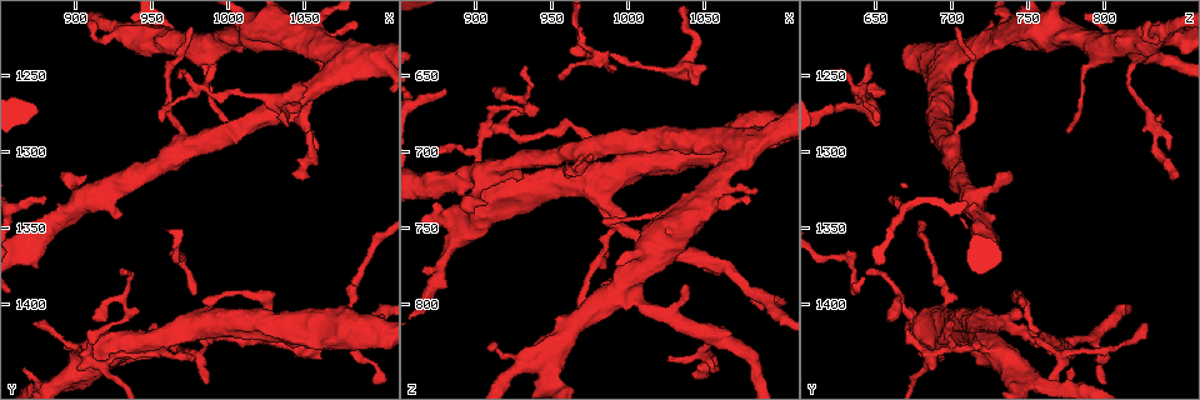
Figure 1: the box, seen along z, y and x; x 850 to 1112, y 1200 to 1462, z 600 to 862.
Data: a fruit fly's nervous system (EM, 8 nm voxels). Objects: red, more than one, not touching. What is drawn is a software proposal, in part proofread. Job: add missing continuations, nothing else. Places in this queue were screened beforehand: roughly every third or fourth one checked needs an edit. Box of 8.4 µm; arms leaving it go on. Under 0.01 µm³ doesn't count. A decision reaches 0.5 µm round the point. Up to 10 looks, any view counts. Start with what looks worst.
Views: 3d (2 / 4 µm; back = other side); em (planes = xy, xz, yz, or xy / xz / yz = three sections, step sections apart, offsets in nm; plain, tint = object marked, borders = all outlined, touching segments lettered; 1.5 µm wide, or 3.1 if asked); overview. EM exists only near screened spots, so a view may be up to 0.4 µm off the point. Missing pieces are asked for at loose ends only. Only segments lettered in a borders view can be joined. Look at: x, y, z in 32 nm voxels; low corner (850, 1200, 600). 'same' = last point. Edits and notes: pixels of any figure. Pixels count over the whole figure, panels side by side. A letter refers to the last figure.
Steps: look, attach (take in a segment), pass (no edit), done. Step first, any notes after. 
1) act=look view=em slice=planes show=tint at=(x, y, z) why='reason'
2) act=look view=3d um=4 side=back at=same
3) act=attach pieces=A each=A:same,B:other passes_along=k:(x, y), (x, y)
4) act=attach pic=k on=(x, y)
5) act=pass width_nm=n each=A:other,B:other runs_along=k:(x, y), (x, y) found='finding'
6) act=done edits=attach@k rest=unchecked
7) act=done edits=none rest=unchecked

act=look view=3d um=4 at=(976, 1218, 702) why='an open end'

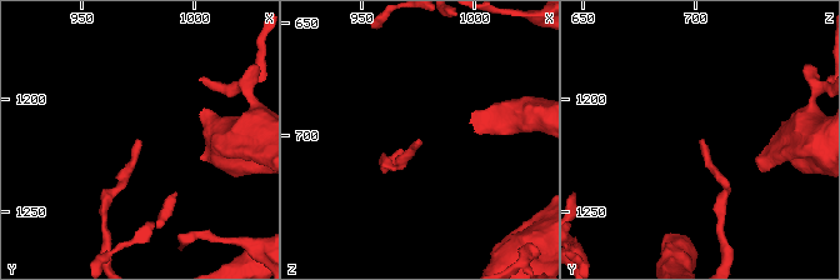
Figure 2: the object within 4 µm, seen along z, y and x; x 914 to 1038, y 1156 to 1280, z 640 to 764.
act=look view=em slice=planes show=borders at=(976, 1220, 704)

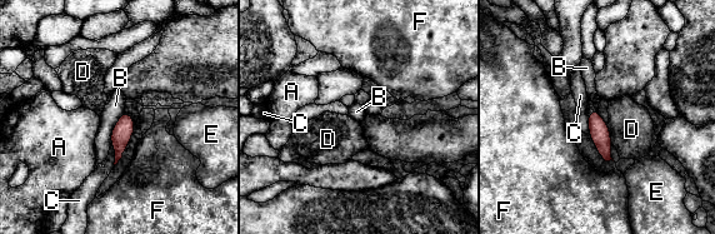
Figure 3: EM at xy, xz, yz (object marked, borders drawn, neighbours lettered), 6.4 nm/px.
act=pass each=A:other,B:other,C:other,D:other,E:other,F:other border=3:(124, 110), (113, 129), (110, 144) found='none of them fits'

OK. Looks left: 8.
act=look view=3d um=2 at=(932, 1378, 644) why='tapers out'

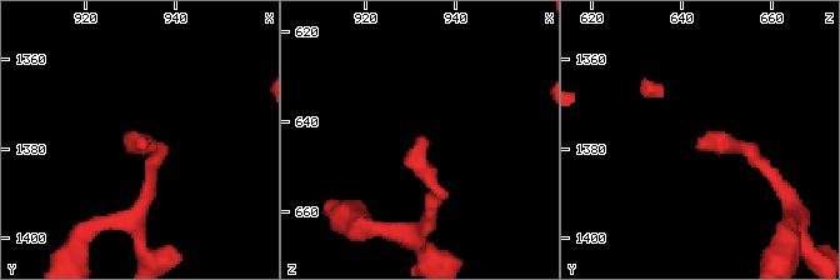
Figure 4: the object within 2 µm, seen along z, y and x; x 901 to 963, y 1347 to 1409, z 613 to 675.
act=look view=em slice=planes show=borders at=(933, 1377, 645) why='now the EM'

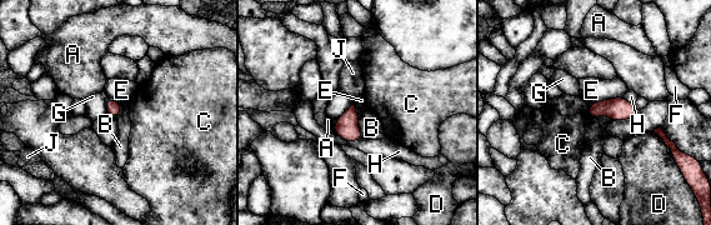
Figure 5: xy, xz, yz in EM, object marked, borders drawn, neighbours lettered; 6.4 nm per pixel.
act=pass width_nm=100 each=A:other,B:other,C:other,D:other,E:other,F:other,G:other,H:other,J:other border=5:(622, 95), (597, 100), (589, 105) found='no lettered segment goes on from it'

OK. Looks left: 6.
act=look view=em slice=yz step=4 show=borders at=(952, 1410, 826) why='tapers out'

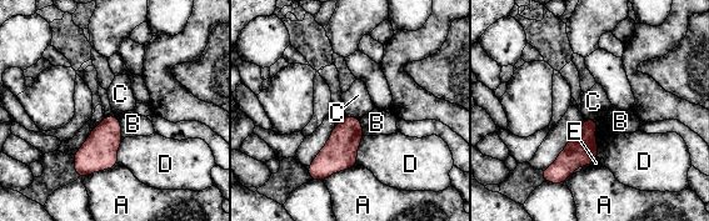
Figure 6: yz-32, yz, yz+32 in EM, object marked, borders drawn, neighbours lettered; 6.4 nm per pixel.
act=pass longest_contact=A:260nm each=A:other,B:other,C:other,D:other,E:other border=6:(343, 115), (353, 115), (359, 119) found='no lettered segment goes on from it'

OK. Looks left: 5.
act=look view=3d um=4 at=(872, 1412, 700) why='free end'

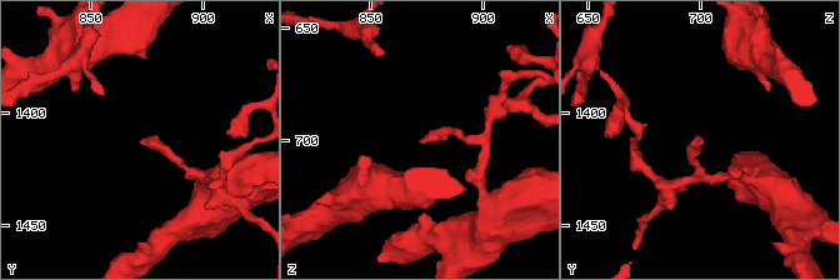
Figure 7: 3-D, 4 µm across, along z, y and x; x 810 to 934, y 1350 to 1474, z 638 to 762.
act=look view=em slice=xz step=8 show=borders at=(874, 1413, 701)

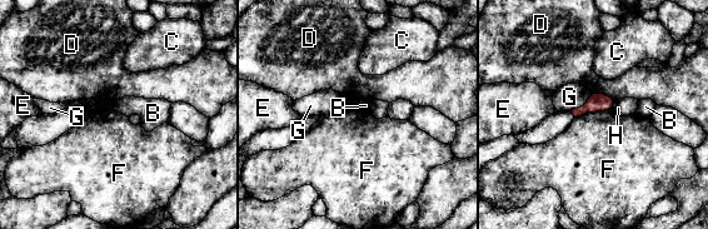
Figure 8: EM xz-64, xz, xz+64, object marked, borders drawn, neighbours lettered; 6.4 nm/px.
act=pass longest_contact=F:240nm each=B:other,C:other,D:other,E:other,F:other,G:other,H:other found='no lettered segment goes on from it'

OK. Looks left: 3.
act=done edits=none rest=unchecked

